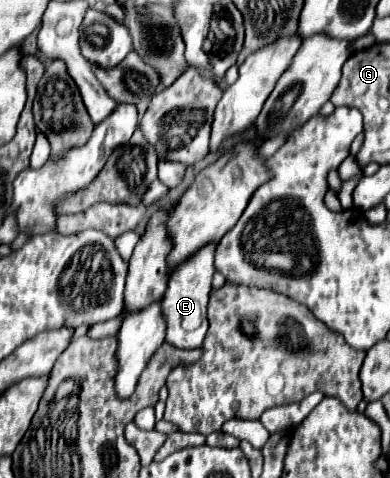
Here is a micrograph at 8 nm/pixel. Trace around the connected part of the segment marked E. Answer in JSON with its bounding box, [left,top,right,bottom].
[162,245,216,349]

